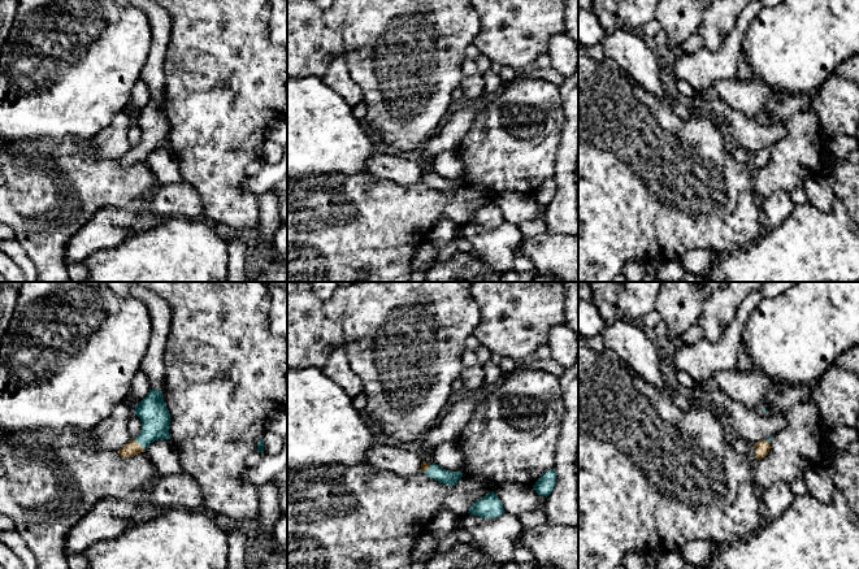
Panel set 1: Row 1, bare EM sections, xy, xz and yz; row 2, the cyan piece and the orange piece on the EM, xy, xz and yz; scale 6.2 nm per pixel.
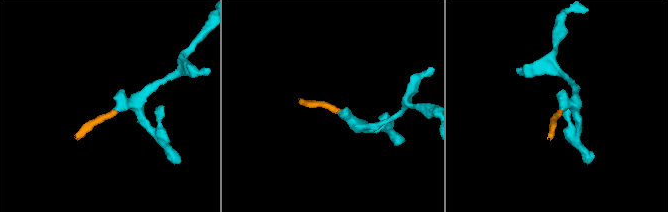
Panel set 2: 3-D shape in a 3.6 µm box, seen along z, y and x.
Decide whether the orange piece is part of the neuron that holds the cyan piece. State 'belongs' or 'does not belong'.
belongs

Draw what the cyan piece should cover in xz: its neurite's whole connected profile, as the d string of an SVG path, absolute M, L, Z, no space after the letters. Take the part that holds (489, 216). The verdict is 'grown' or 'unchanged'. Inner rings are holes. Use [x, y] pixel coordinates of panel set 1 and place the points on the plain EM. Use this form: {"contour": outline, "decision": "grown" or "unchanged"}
{"contour": "M494 200L489 201L486 205L478 208L469 217L470 223L476 223L482 227L495 227L504 222L503 213Z", "decision": "unchanged"}

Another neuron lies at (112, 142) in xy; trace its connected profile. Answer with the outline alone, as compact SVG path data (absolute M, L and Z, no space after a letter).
M129 105L113 118L109 126L91 139L100 156L121 158L131 149L129 130L135 120L135 114Z

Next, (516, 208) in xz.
M507 191L495 195L494 201L500 208L504 220L515 225L534 220L538 212L538 203L533 195Z

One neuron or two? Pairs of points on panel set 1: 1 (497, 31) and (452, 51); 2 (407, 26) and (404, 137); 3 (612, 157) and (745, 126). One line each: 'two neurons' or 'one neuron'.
1: two neurons
2: one neuron
3: two neurons

